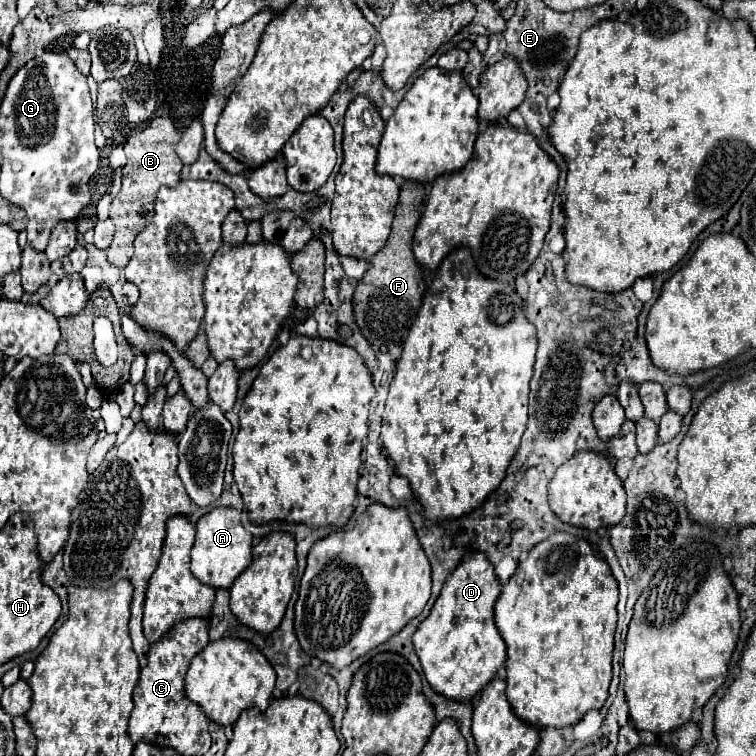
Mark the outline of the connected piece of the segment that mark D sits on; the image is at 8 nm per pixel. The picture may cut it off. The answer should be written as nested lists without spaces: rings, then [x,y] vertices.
[[[470,552],[470,556],[466,556],[466,560],[462,560],[462,564],[458,564],[458,568],[446,578],[430,616],[414,632],[414,650],[420,658],[424,676],[438,694],[452,700],[470,700],[496,676],[498,668],[506,662],[506,644],[494,626],[494,602],[500,596],[500,588],[500,580],[490,560],[482,556],[482,552]]]

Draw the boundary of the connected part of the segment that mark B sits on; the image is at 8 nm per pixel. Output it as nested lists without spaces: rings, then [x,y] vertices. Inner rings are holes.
[[[156,116],[146,128],[136,130],[130,134],[128,142],[124,144],[126,152],[126,166],[122,176],[122,188],[112,200],[110,218],[116,226],[116,234],[112,244],[108,246],[108,260],[114,266],[126,266],[130,262],[130,256],[134,254],[134,236],[138,236],[138,230],[146,228],[154,216],[154,200],[160,186],[176,186],[180,182],[182,162],[176,154],[176,144],[180,140],[180,132],[174,128],[174,122],[170,116]]]

